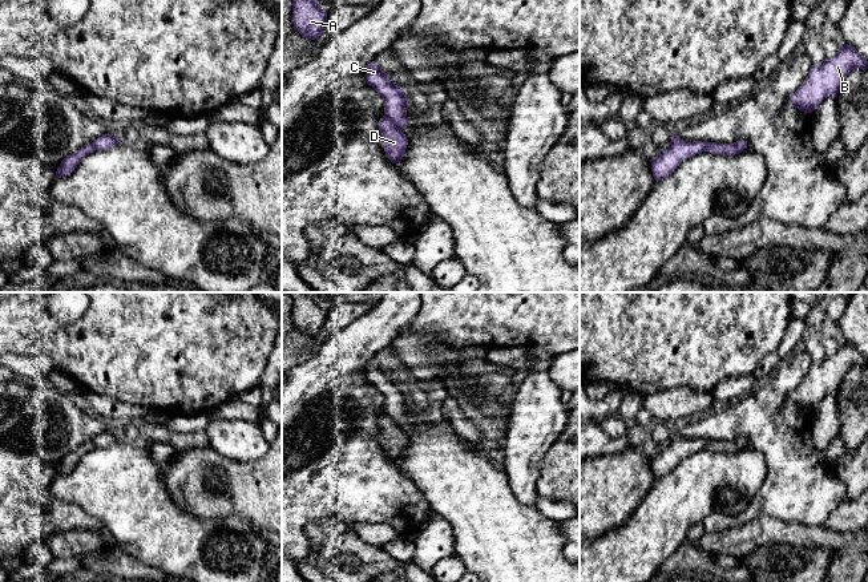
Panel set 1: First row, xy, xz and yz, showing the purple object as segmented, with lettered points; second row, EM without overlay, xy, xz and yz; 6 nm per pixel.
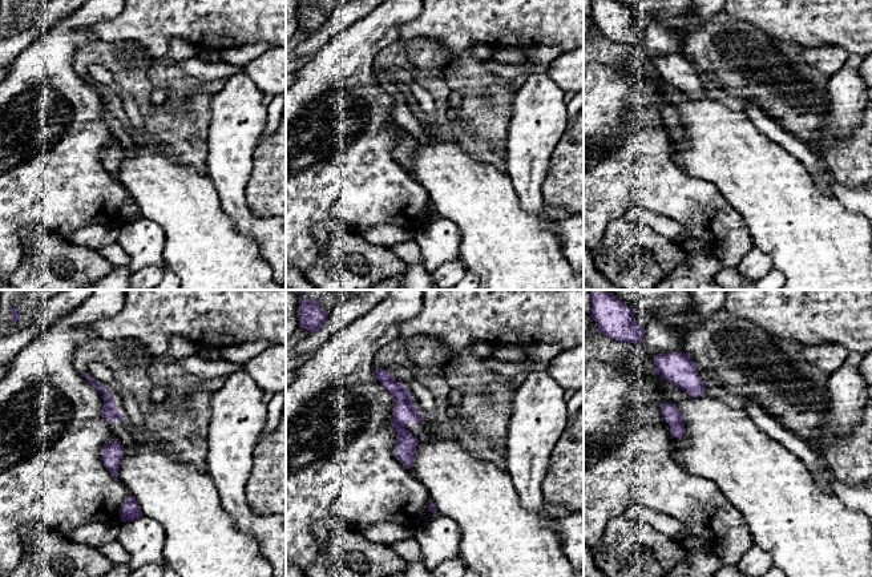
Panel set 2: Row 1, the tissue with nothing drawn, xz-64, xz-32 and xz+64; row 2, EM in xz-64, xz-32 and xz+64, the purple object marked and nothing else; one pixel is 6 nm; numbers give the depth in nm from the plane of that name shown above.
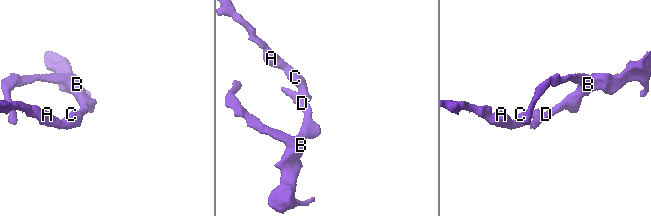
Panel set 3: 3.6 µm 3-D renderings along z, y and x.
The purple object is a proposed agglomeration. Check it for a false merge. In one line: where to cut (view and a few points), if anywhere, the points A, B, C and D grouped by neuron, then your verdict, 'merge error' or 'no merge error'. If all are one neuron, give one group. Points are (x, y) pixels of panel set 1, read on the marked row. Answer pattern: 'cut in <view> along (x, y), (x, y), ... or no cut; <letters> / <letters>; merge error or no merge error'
cut in xz along (384, 114), (400, 130); A C / B D; merge error

